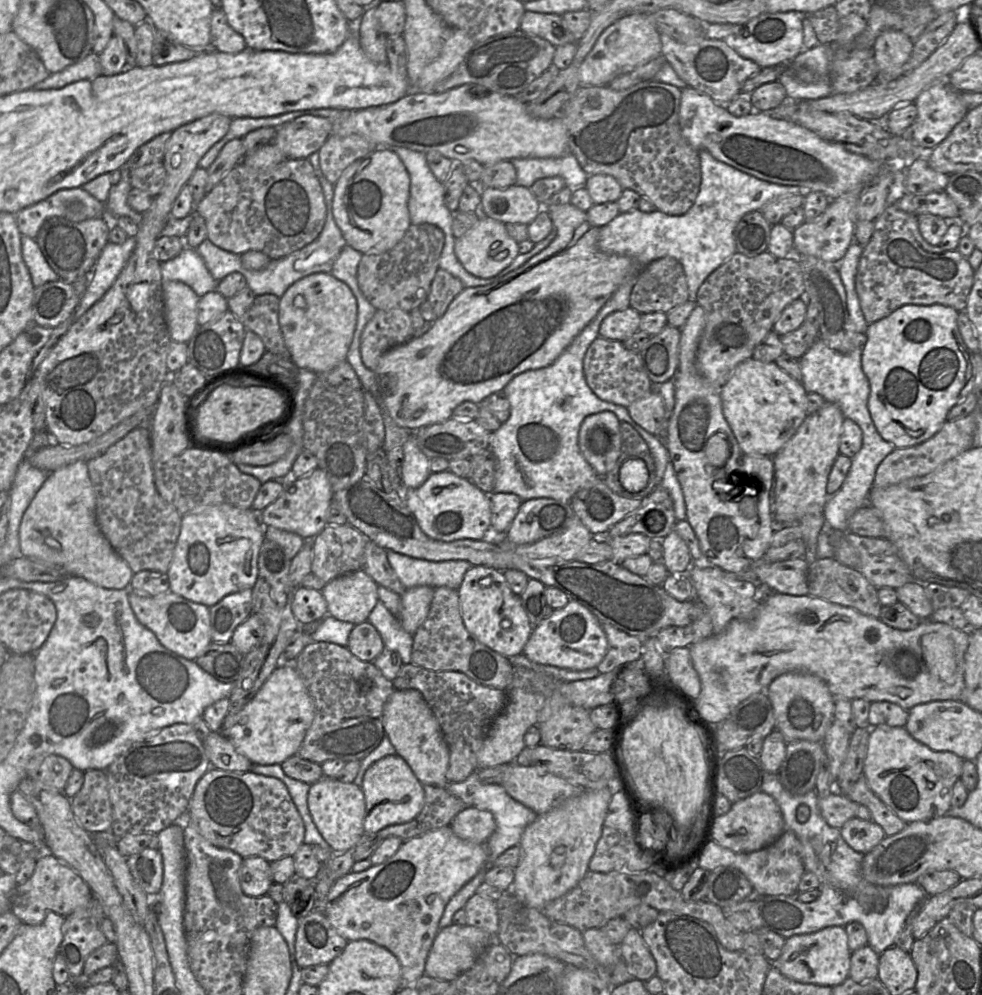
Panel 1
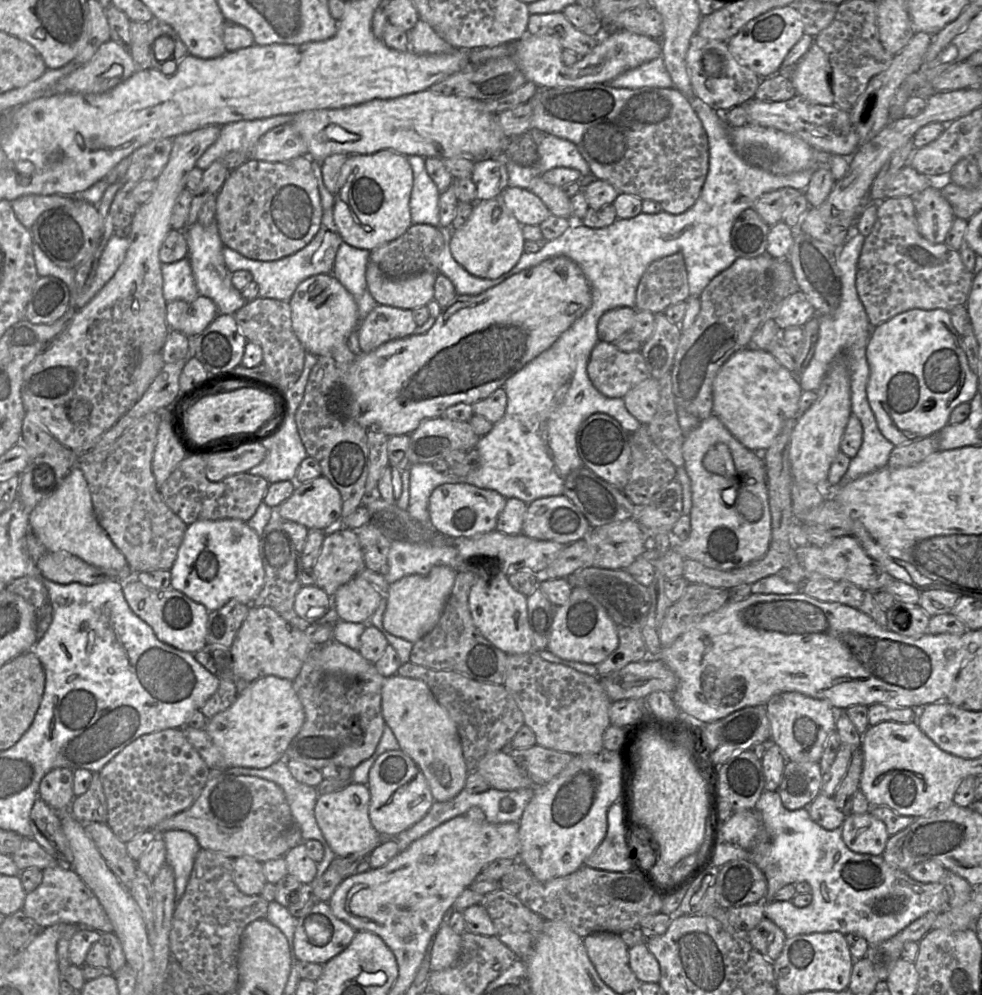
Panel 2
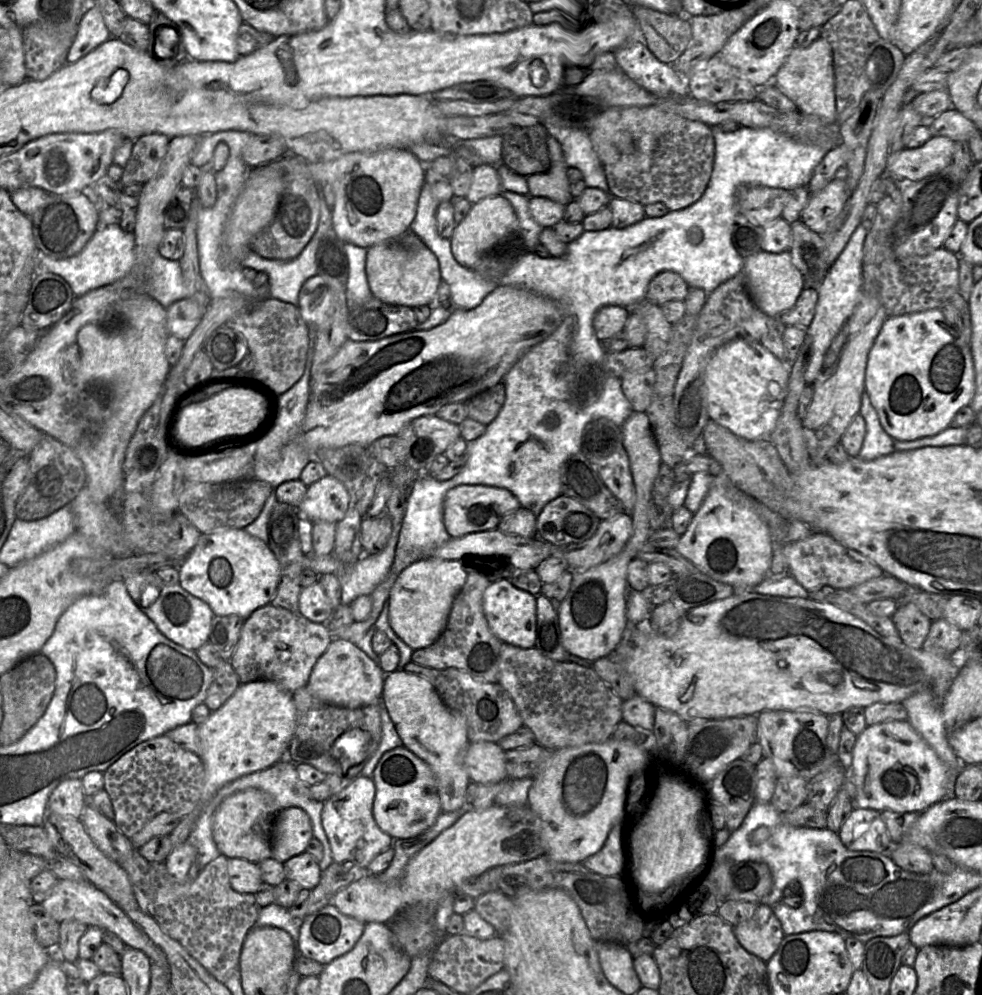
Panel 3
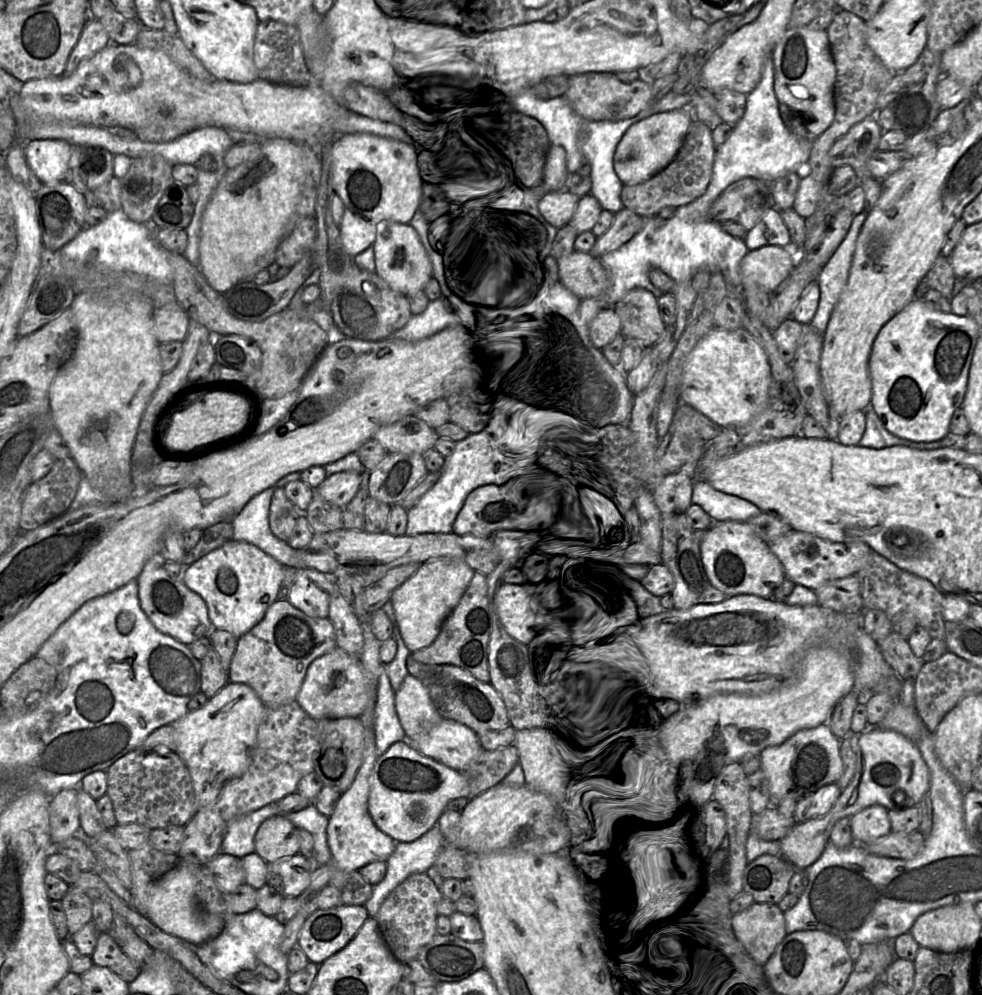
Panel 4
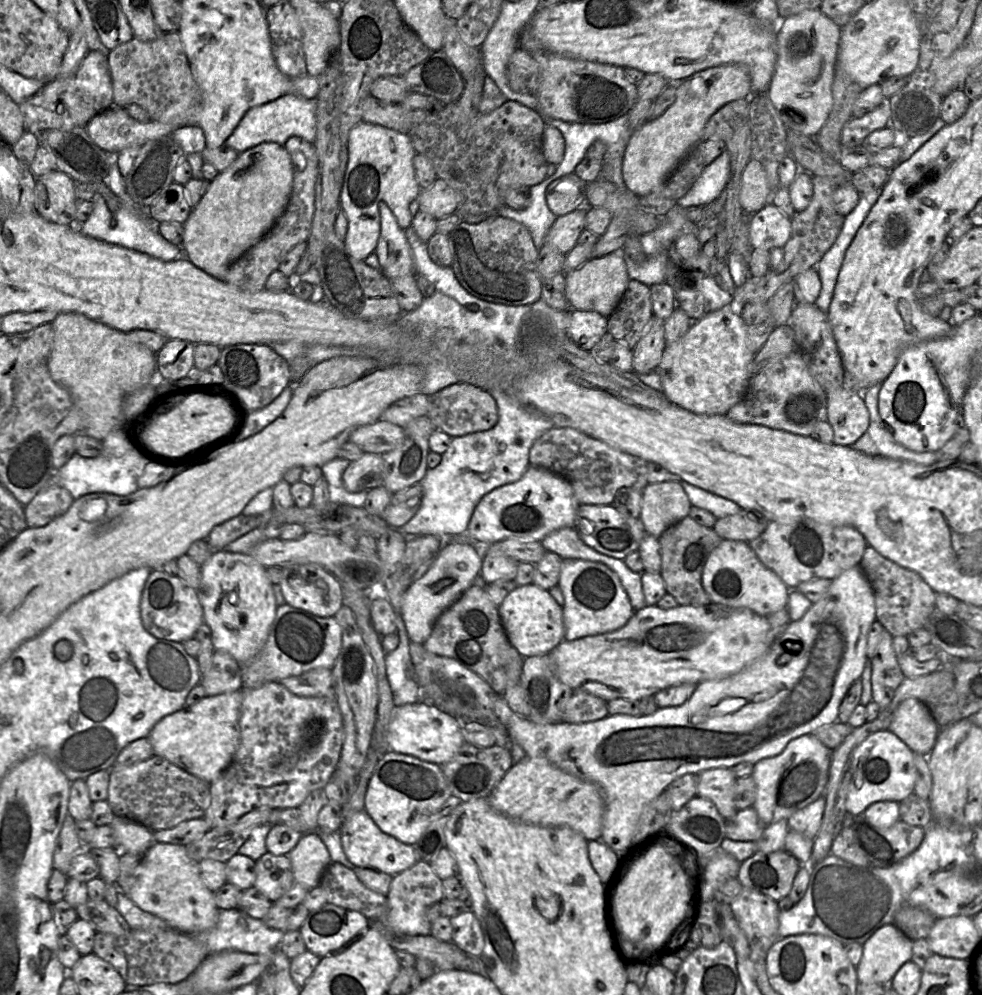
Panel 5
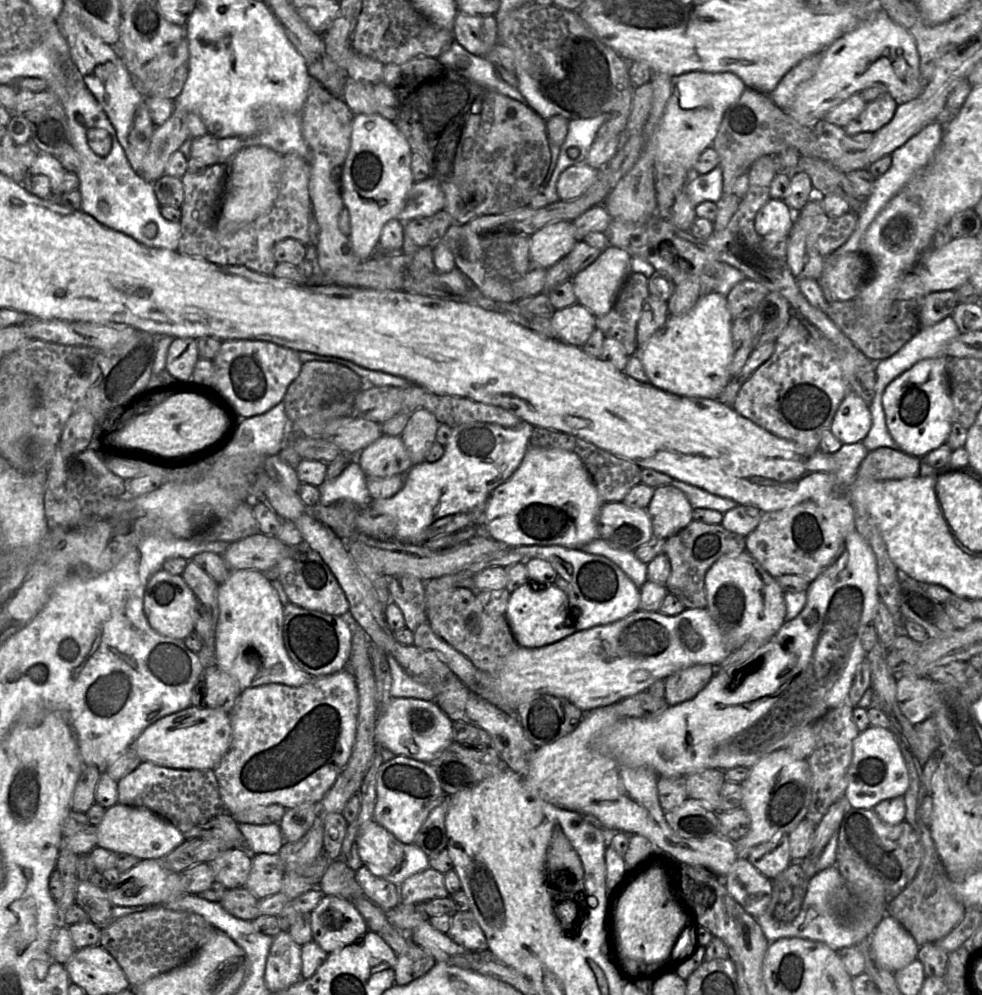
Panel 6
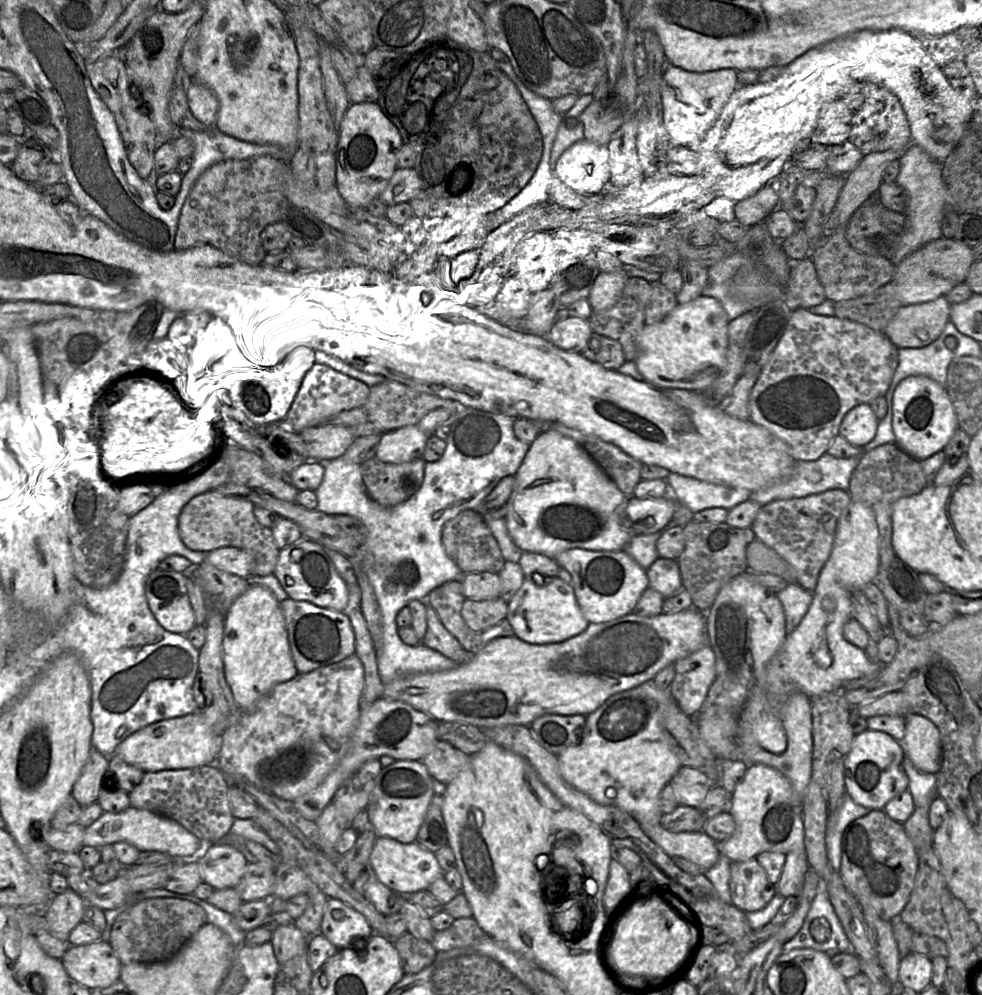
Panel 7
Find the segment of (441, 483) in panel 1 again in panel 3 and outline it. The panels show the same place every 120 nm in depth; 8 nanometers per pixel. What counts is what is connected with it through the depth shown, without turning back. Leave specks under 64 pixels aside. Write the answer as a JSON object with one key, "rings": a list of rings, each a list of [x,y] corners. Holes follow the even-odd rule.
{"rings":[[[462,484],[446,493],[443,502],[443,522],[448,534],[452,538],[458,538],[473,532],[495,529],[504,515],[519,507],[518,499],[505,488]]]}

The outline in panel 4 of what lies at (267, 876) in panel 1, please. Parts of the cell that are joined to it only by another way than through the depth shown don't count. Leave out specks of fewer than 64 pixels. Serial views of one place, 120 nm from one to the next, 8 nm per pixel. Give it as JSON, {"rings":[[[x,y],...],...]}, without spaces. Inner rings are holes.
{"rings":[[[218,853],[206,865],[213,874],[218,888],[223,893],[231,893],[245,883],[242,859],[225,853]]]}

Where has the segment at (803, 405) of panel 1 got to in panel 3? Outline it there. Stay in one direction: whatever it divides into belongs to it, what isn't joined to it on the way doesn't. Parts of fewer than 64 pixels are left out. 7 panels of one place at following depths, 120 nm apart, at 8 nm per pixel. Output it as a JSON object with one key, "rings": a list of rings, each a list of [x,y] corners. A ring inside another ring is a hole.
{"rings":[[[737,337],[723,344],[713,353],[705,369],[705,397],[710,419],[749,441],[770,438],[788,394],[790,373],[791,365],[778,359],[759,341]]]}

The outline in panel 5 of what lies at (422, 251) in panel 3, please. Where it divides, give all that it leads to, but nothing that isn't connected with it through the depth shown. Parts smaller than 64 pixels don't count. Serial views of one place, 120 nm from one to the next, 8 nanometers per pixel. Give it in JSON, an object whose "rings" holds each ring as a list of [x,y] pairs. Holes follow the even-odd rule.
{"rings":[[[387,206],[380,208],[380,235],[375,249],[381,271],[394,279],[414,273],[411,248],[393,213]]]}

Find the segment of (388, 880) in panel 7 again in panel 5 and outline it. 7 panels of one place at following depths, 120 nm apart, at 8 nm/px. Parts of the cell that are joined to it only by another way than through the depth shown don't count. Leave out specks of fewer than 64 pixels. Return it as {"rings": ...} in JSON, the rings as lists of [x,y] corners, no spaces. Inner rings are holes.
{"rings":[[[365,810],[358,811],[344,820],[339,834],[346,857],[356,867],[372,868],[393,877],[419,861],[413,845],[402,843],[384,833]]]}

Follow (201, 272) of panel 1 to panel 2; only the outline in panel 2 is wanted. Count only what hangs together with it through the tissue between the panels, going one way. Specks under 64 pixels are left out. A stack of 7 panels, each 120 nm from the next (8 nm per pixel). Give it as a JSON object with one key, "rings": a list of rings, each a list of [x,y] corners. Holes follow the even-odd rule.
{"rings":[[[188,257],[174,263],[162,263],[163,295],[167,303],[183,300],[187,303],[199,296]]]}

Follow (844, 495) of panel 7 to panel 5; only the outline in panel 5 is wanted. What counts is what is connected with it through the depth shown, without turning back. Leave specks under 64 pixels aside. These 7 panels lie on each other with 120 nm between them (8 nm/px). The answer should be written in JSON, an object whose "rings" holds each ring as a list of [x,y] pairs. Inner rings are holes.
{"rings":[[[809,518],[780,523],[769,521],[766,529],[748,543],[759,560],[790,589],[813,578],[831,579],[858,566],[868,543],[854,527],[833,526]]]}

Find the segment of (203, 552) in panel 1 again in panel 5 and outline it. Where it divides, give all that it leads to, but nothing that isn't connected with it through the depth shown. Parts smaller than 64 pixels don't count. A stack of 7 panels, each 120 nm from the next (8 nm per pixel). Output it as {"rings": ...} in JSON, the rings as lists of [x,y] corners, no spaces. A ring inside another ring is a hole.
{"rings":[[[219,550],[201,565],[201,585],[197,590],[216,650],[231,654],[241,666],[263,648],[278,605],[267,568],[249,554]]]}

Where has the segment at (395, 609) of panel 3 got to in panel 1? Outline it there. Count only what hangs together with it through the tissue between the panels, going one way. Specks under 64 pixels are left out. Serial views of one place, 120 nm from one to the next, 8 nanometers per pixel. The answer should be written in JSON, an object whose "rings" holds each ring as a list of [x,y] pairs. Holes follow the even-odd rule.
{"rings":[[[430,586],[408,588],[401,595],[401,608],[398,619],[405,631],[412,635],[415,634],[427,618],[433,595],[434,588]]]}

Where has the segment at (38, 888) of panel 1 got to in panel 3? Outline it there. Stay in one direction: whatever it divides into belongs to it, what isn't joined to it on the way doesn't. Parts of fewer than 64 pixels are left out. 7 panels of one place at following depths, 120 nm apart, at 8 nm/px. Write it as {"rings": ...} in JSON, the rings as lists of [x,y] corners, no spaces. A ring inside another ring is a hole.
{"rings":[[[58,879],[56,885],[41,902],[48,914],[58,923],[64,920],[77,920],[87,927],[94,926],[115,933],[125,944],[142,951],[150,960],[162,968],[169,970],[169,962],[163,950],[158,947],[127,915],[118,908],[103,892],[87,880],[77,882]]]}

